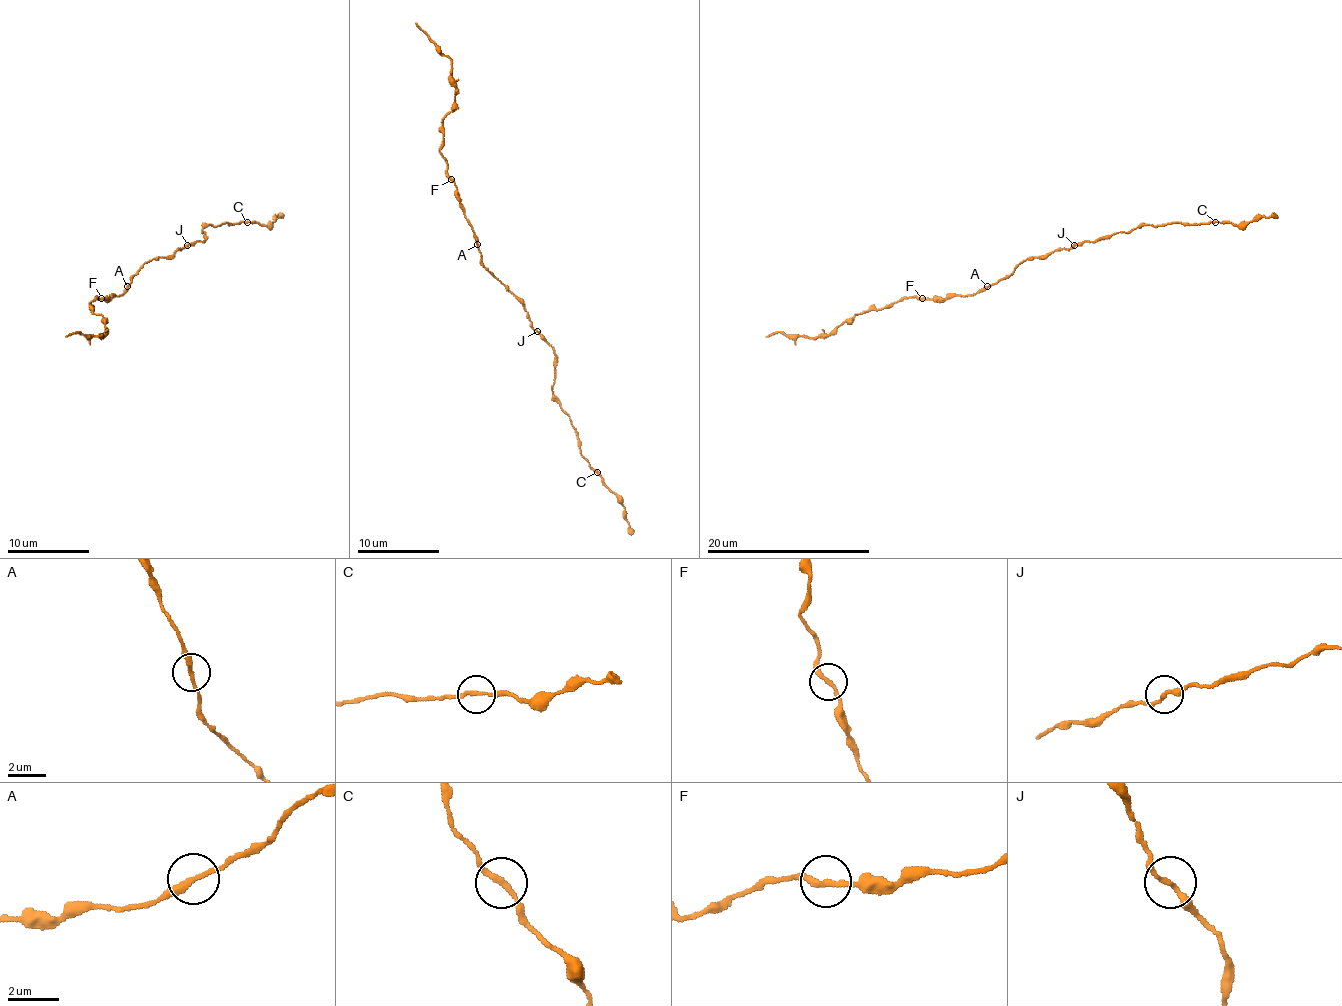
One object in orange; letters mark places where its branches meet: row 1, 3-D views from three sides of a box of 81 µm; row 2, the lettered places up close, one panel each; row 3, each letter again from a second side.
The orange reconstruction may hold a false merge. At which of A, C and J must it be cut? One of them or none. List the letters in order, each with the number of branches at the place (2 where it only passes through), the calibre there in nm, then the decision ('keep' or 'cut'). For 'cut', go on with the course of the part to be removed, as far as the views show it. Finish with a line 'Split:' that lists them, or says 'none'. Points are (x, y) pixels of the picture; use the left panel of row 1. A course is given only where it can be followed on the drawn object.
A: 2 | 240 nm | keep
C: 2 | 200 nm | keep
J: 2 | 220 nm | keep
Split: none

